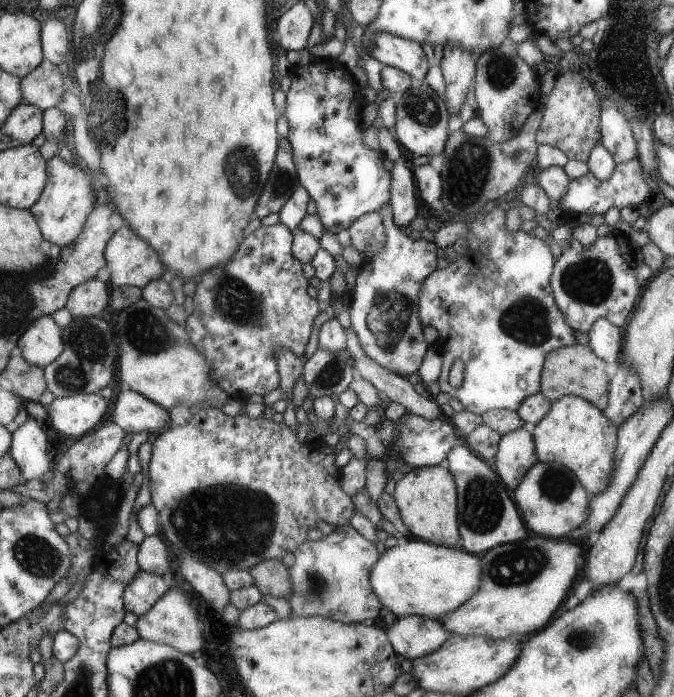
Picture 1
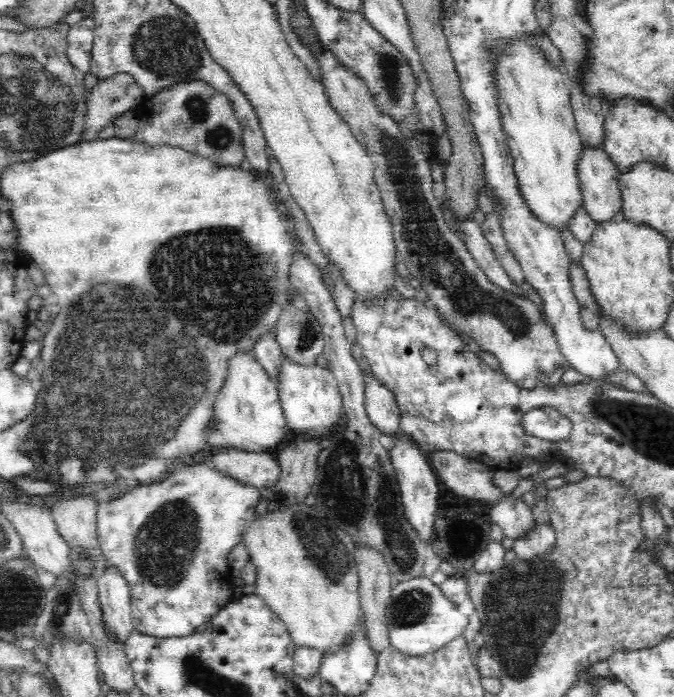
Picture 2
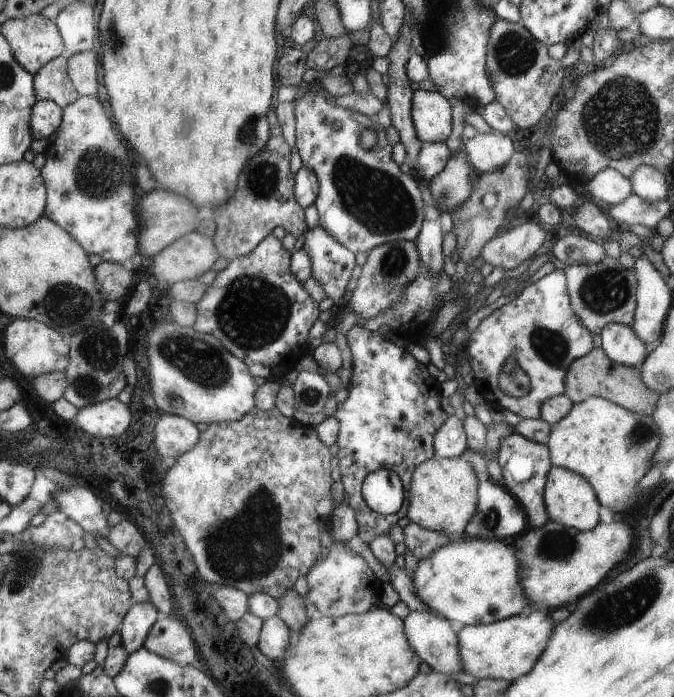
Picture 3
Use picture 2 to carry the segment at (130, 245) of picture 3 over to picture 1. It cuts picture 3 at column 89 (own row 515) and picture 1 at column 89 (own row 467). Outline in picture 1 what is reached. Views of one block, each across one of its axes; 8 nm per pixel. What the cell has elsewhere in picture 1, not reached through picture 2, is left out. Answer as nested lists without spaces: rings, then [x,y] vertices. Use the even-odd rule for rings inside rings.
[[[59,155],[48,160],[48,173],[49,178],[42,197],[30,209],[38,219],[44,240],[62,249],[65,246],[71,246],[75,238],[79,238],[89,214],[96,207],[98,178],[94,173],[86,174],[75,160],[67,163]]]

